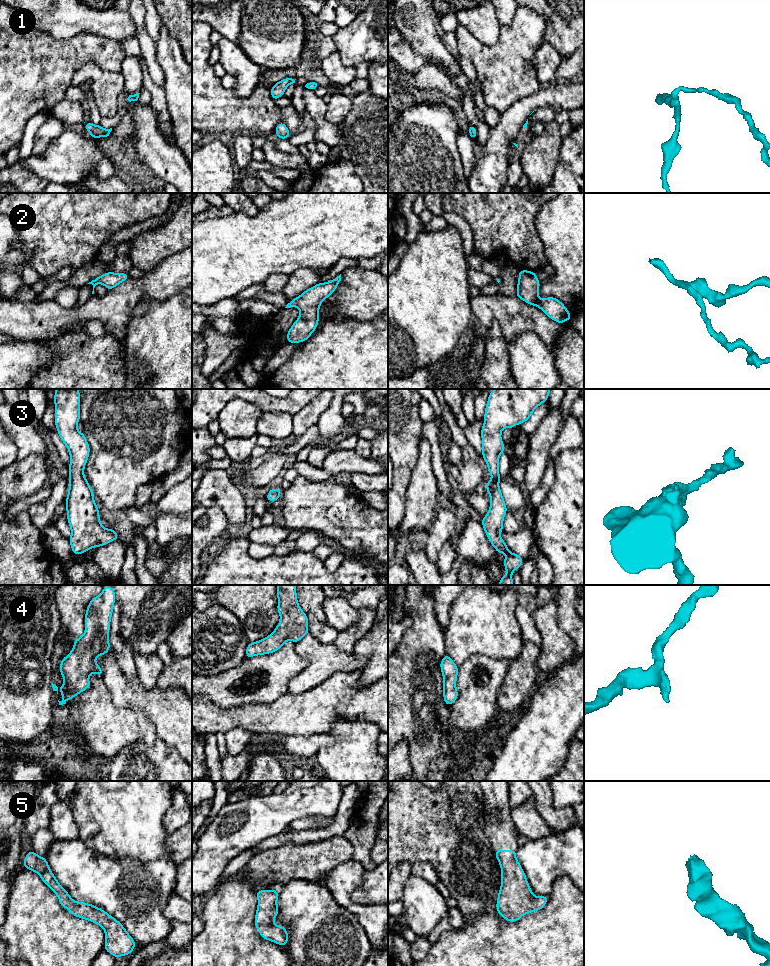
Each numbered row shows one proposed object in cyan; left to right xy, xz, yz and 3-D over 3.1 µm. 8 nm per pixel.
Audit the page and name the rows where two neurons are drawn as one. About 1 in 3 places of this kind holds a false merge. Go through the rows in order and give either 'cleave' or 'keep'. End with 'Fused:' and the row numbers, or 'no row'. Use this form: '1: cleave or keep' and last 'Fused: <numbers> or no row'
1: keep
2: keep
3: keep
4: keep
5: keep
Fused: no row

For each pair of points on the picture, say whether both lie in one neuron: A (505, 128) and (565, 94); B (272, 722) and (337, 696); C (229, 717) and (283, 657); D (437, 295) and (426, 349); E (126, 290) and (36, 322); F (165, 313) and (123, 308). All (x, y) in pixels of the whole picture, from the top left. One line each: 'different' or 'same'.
A: same
B: same
C: different
D: same
E: same
F: different

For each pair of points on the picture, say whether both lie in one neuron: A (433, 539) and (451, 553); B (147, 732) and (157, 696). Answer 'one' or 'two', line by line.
A: two
B: two

